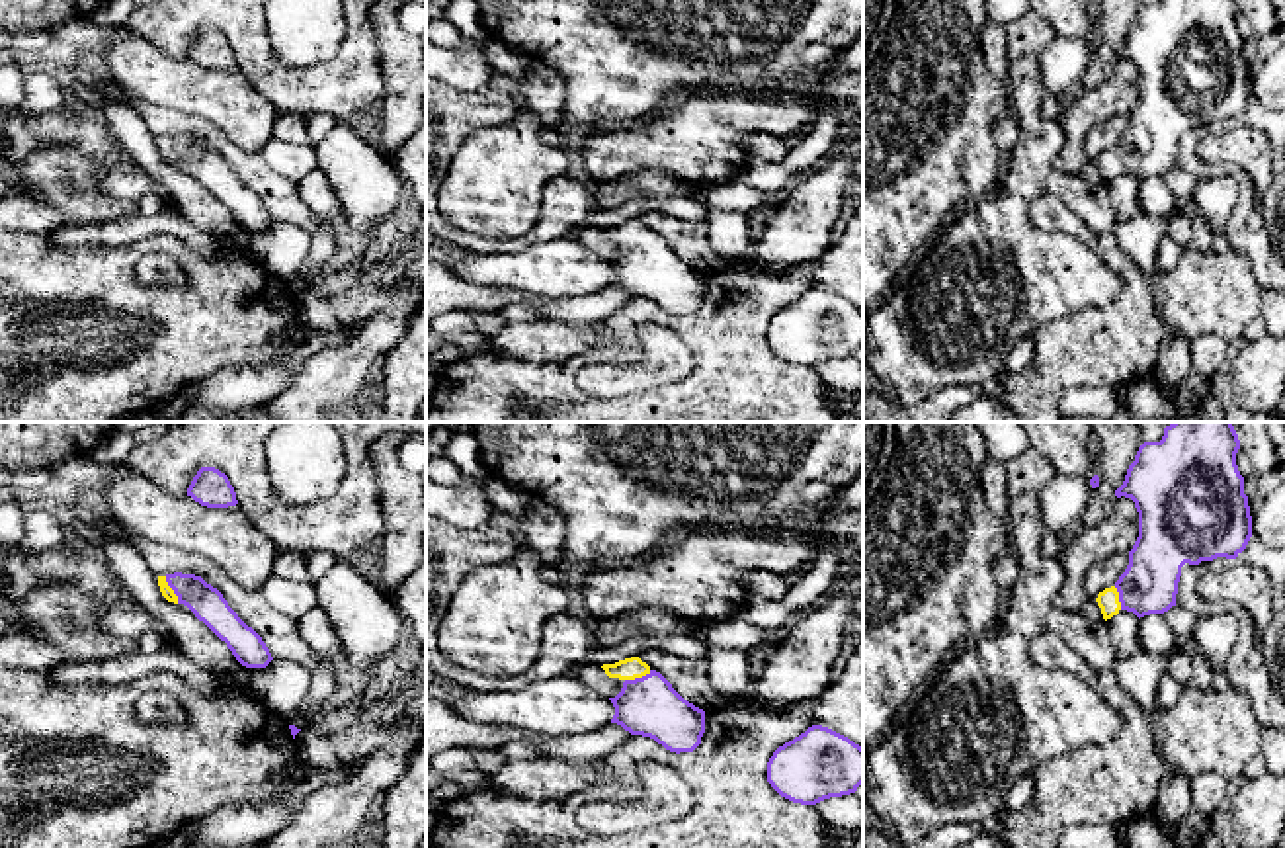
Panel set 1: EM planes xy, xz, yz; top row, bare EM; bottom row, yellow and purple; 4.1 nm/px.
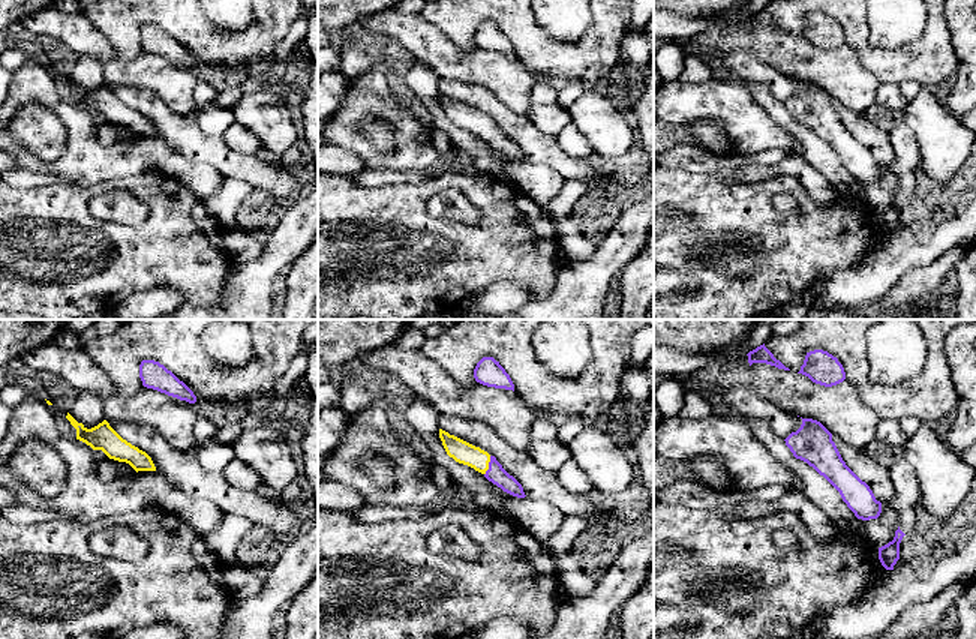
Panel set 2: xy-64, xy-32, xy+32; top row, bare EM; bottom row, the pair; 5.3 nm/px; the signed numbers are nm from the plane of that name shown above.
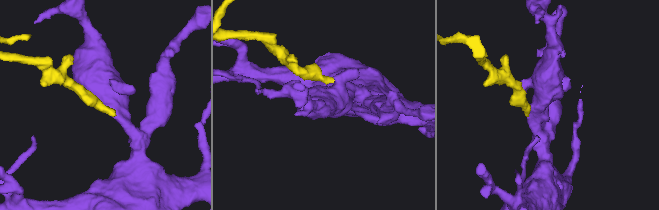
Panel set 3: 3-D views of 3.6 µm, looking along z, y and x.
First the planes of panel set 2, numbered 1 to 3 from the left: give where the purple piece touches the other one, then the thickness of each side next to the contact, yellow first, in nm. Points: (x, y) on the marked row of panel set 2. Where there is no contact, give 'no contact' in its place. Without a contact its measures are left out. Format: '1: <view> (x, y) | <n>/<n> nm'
1: no contact
2: xy-32 (488, 465) | 120/100 nm
3: no contact

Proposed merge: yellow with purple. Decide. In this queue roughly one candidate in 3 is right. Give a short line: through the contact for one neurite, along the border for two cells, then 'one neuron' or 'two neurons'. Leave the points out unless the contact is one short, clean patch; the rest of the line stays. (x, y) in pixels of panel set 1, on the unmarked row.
line xz (629, 231), (637, 239), (649, 268); one neuron

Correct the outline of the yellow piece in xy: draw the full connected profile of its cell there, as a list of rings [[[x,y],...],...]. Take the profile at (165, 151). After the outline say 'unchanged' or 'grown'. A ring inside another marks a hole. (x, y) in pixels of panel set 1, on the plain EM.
[[[195,137],[158,139],[158,148],[168,164],[187,168],[246,231],[266,231],[273,219],[262,199],[248,190],[228,168],[223,156]]]; grown

